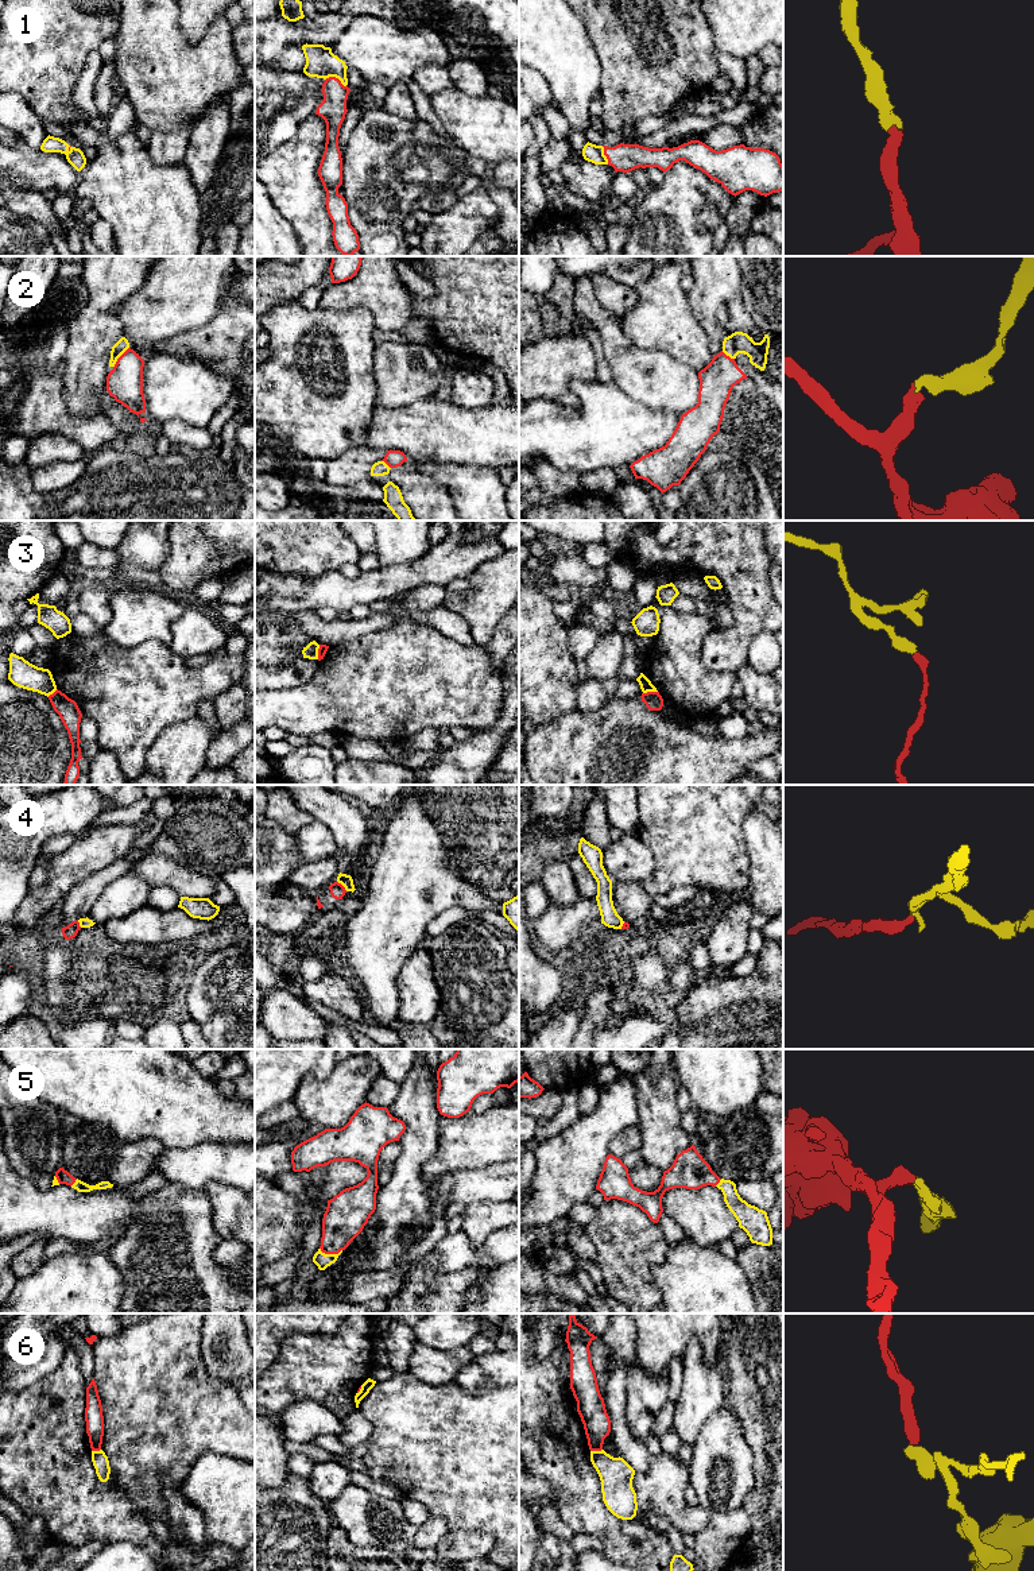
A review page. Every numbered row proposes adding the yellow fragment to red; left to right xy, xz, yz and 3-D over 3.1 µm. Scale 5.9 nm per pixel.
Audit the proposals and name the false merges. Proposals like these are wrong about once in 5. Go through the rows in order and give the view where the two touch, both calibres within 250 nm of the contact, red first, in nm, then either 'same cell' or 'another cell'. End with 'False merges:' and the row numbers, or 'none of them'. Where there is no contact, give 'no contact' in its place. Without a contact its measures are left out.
1: contact in xz; calibres 160 and 180 nm; same cell
2: contact in xy; calibres 220 and 80 nm; same cell
3: contact in xz; calibres 50 and 90 nm; another cell
4: contact in xz; calibres 90 and 70 nm; another cell
5: contact in xz; calibres 260 and 90 nm; same cell
6: contact in yz; calibres 160 and 200 nm; another cell
False merges: 3, 4, 6

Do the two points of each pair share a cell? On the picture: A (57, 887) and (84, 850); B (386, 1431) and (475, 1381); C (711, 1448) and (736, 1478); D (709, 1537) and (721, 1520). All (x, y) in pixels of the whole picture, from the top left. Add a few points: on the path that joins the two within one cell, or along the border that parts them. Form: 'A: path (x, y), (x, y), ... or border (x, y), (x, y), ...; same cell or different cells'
A: path (62, 878), (80, 859); same cell
B: border (453, 1381), (468, 1392), (494, 1384); different cells
C: path (720, 1454), (732, 1459), (732, 1469); same cell
D: path (713, 1533), (721, 1524); same cell

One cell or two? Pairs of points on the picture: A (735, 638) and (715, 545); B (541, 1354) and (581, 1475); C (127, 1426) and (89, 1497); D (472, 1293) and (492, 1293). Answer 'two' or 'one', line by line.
A: one
B: two
C: two
D: two

